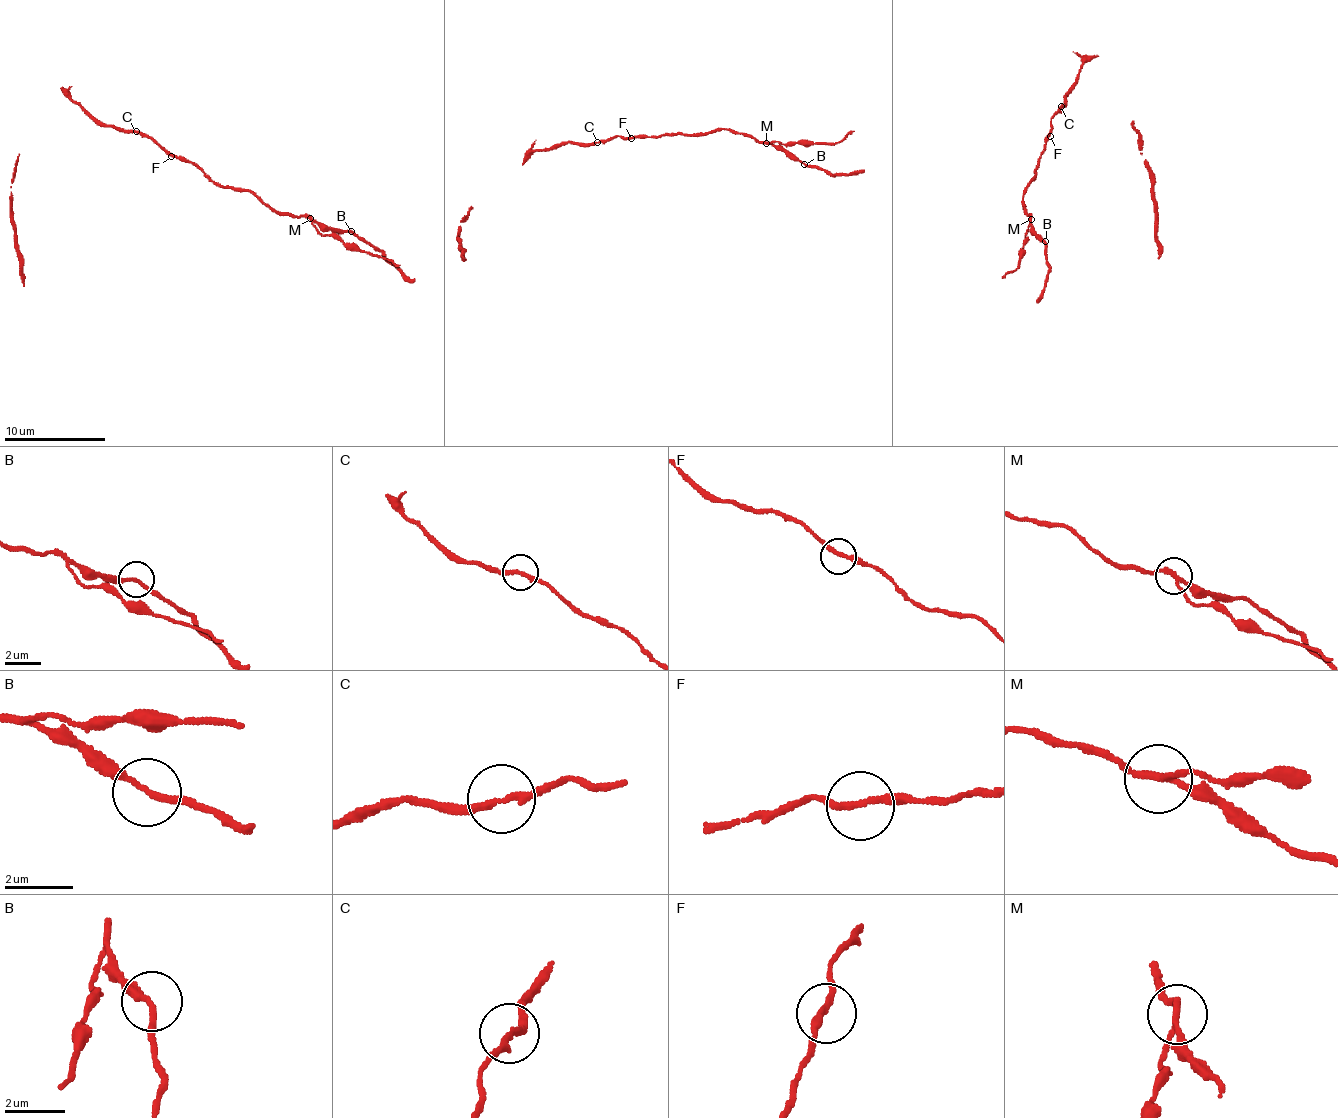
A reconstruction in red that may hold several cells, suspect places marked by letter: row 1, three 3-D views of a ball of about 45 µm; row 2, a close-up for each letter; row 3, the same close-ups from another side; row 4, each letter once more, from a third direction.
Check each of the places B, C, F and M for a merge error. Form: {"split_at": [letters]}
{"split_at": ["M"]}

